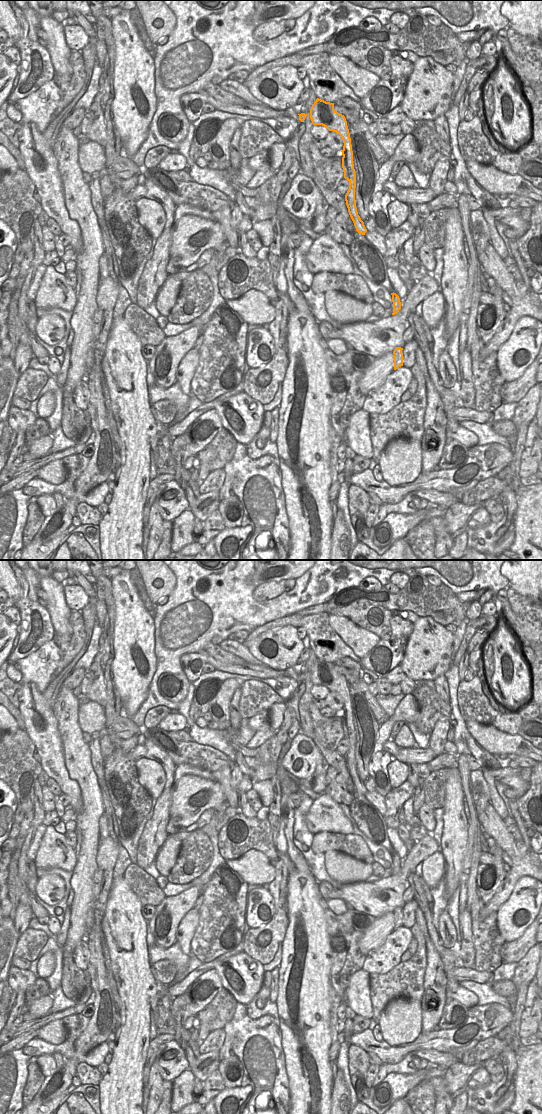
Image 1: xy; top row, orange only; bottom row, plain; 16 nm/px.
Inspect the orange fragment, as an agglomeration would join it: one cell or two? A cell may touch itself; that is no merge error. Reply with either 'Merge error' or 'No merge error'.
No merge error

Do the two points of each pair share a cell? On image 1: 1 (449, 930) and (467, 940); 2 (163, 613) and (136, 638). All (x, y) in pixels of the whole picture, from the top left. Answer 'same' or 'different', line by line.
1: different
2: different

